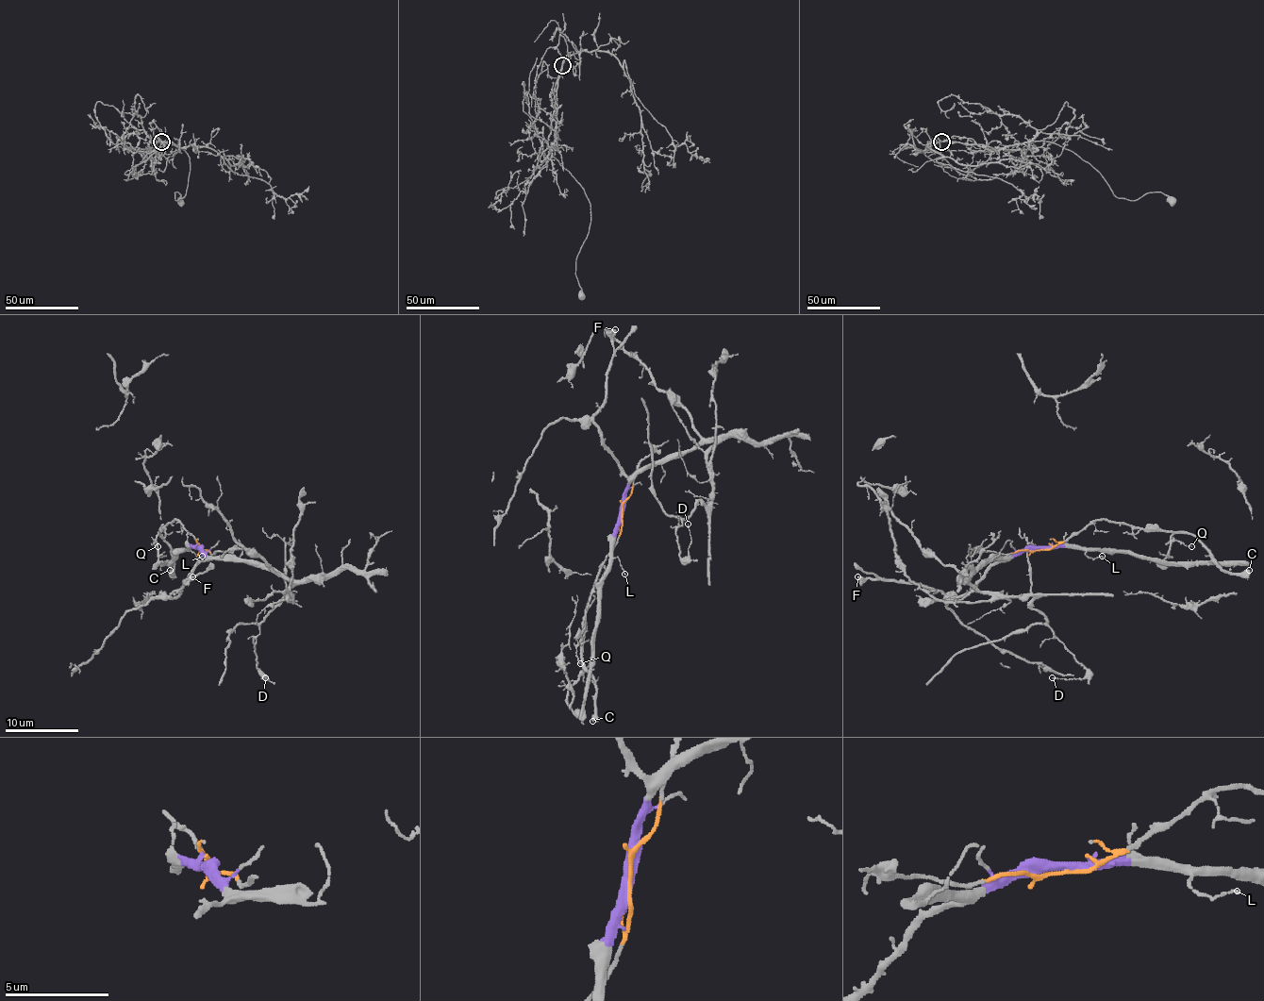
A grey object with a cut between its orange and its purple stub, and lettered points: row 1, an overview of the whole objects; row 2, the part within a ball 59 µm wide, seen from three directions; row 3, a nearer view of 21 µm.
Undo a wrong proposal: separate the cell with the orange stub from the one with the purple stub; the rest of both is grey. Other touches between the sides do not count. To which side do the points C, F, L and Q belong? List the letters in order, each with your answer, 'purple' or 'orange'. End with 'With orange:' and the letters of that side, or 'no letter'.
C: orange
F: purple
L: purple
Q: orange
With orange: C, Q

